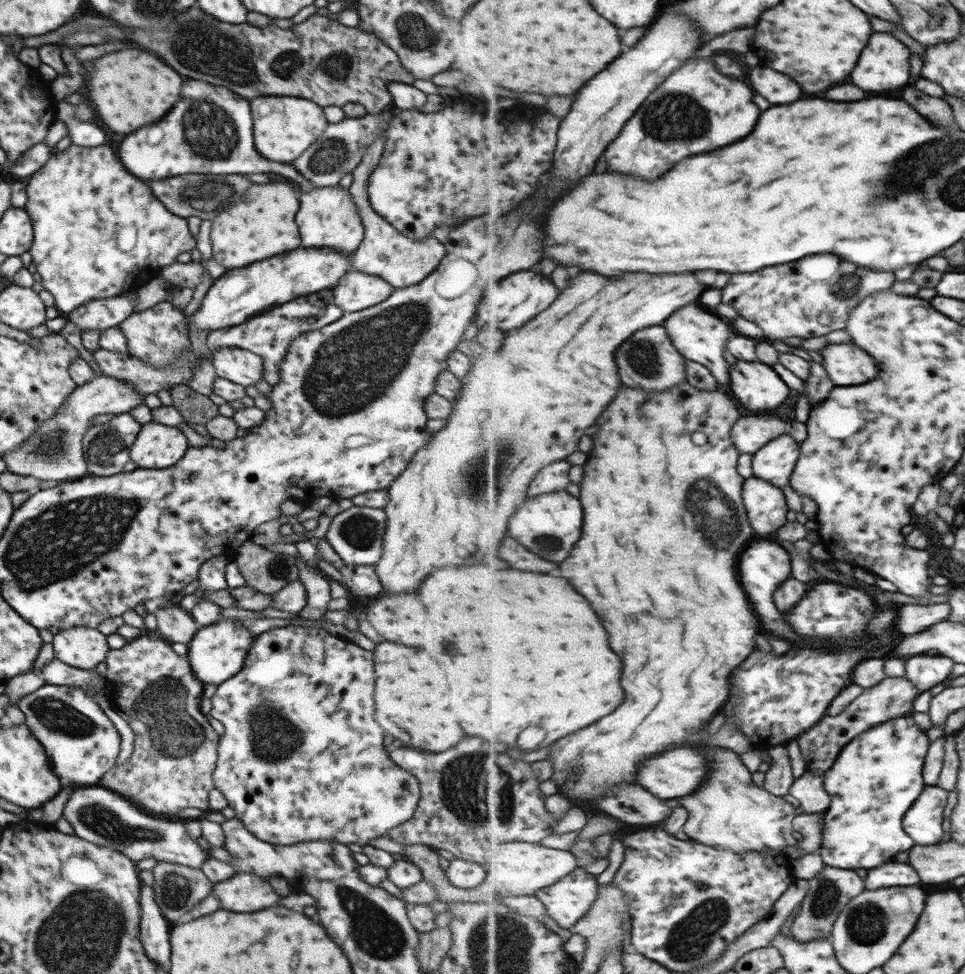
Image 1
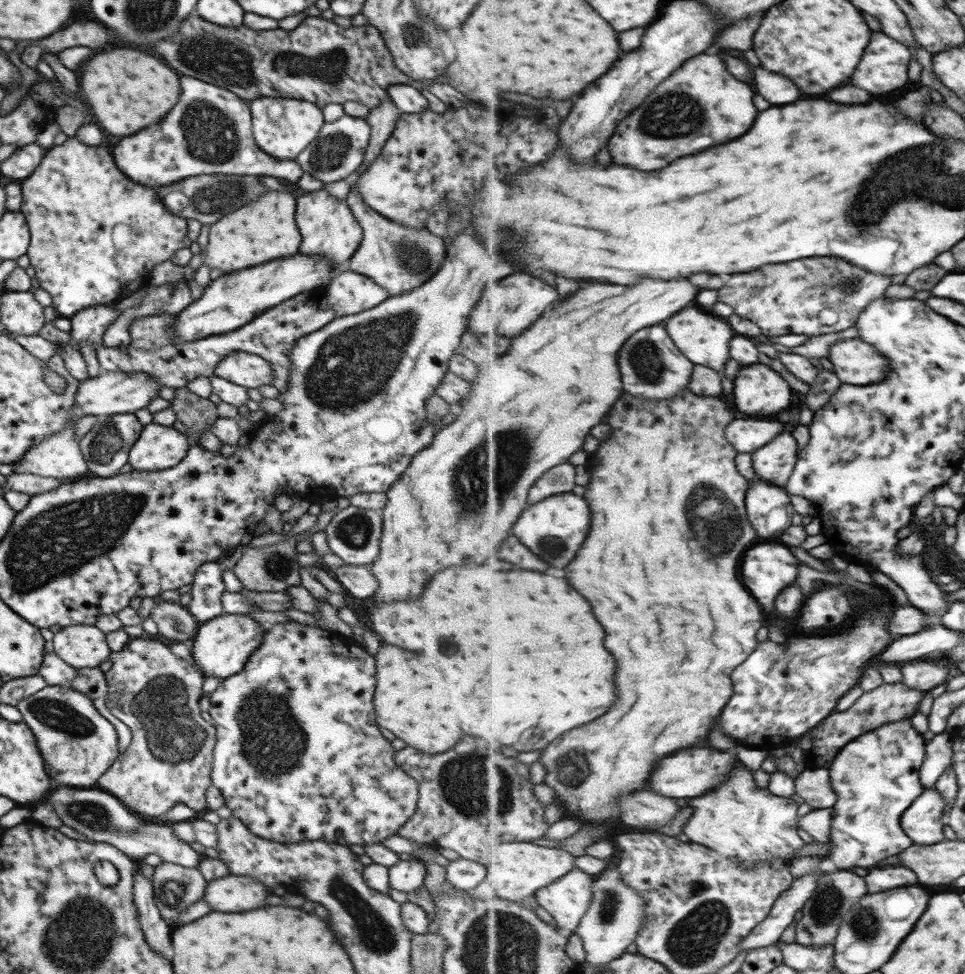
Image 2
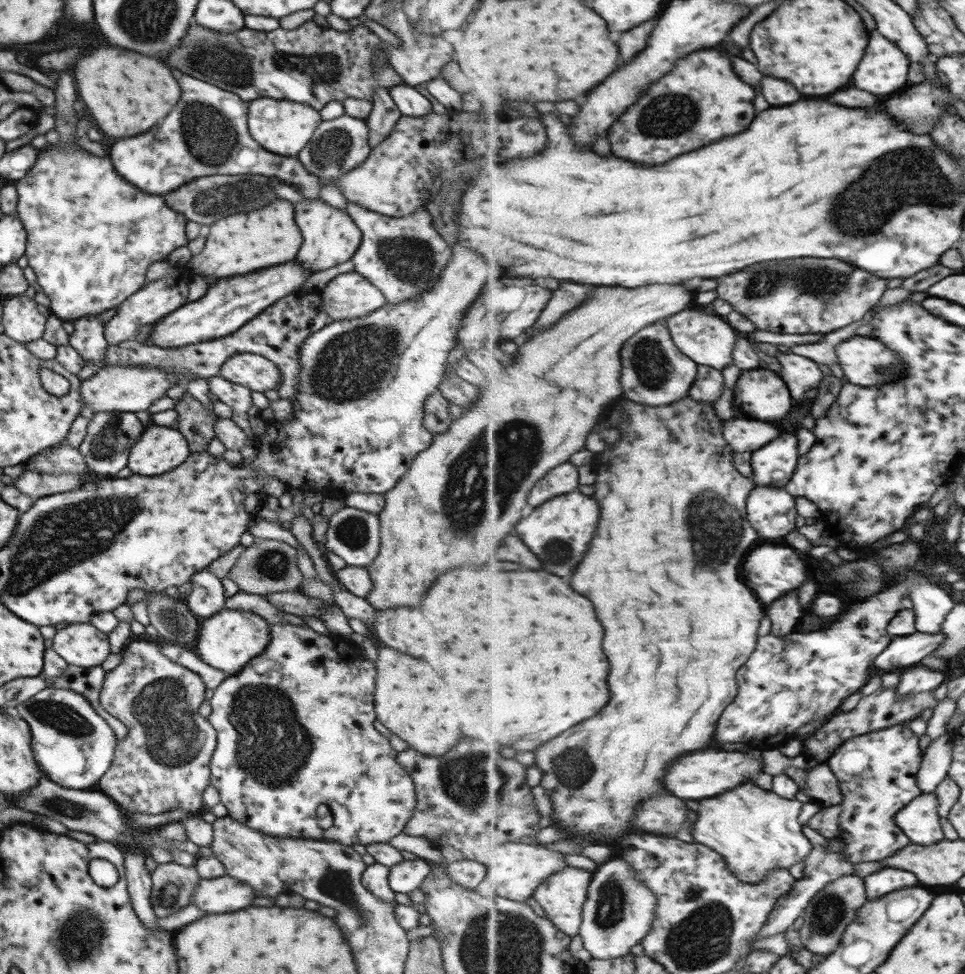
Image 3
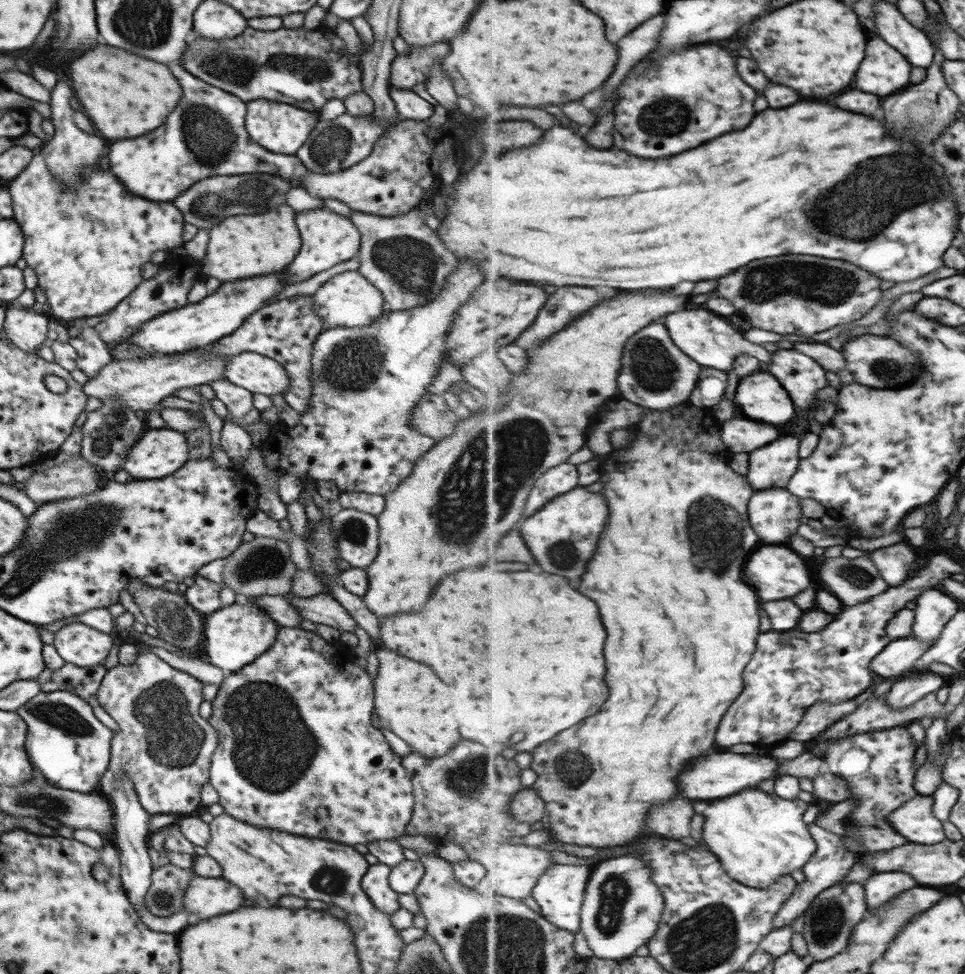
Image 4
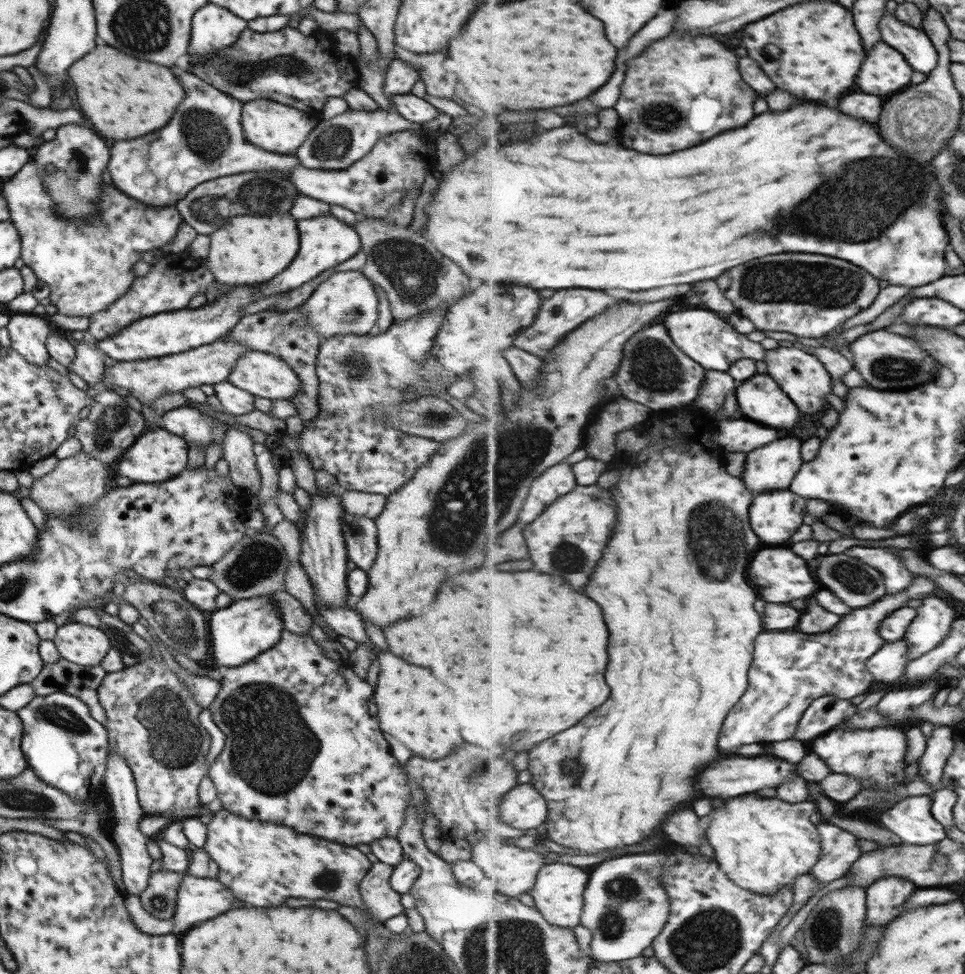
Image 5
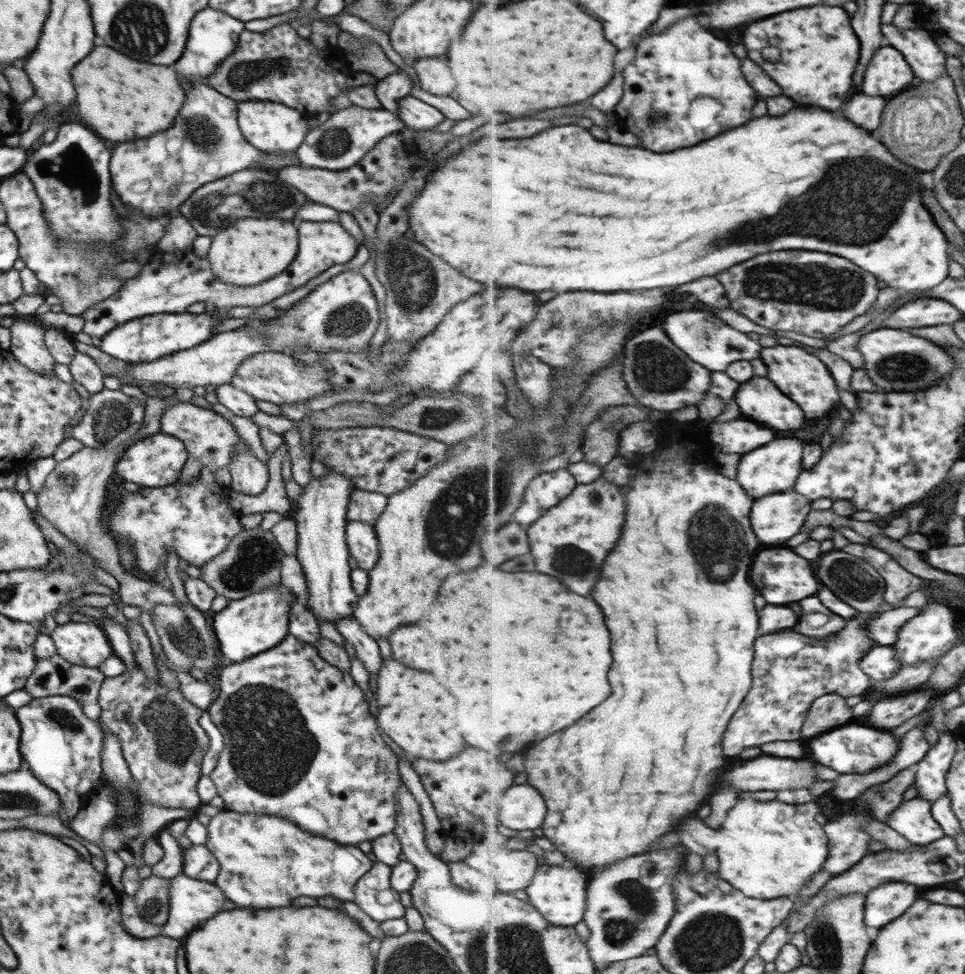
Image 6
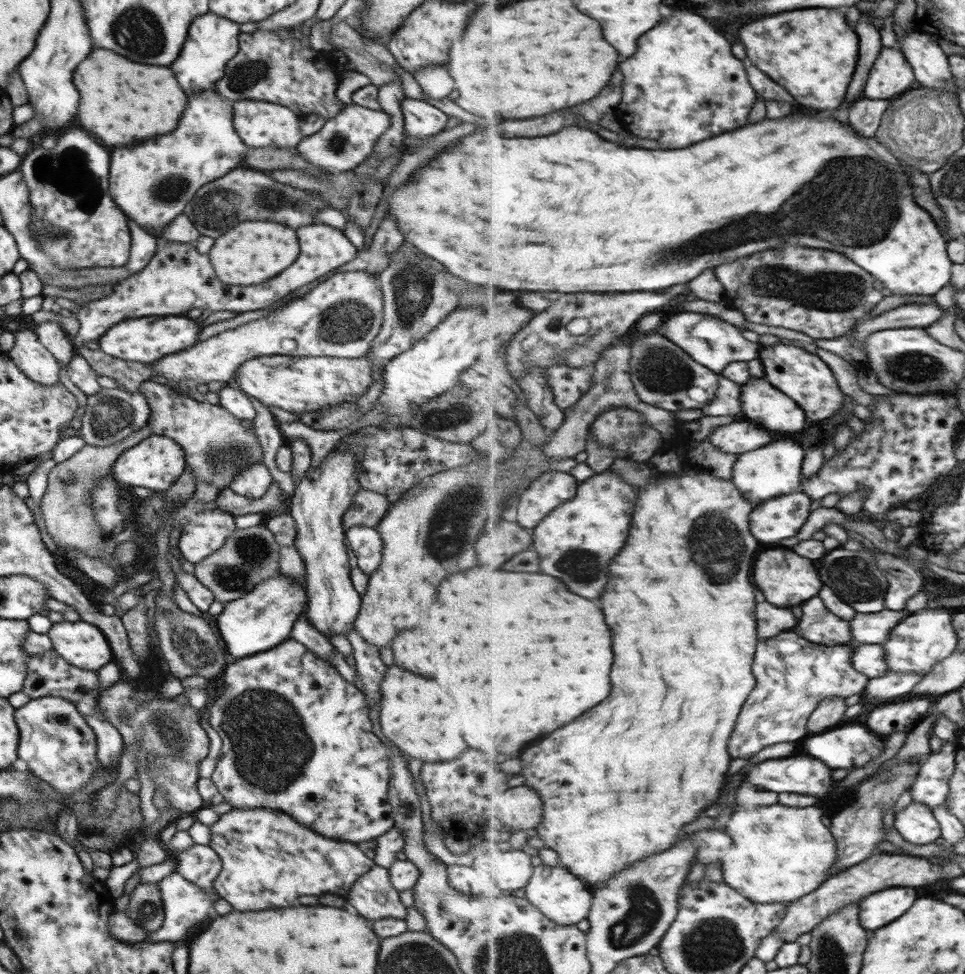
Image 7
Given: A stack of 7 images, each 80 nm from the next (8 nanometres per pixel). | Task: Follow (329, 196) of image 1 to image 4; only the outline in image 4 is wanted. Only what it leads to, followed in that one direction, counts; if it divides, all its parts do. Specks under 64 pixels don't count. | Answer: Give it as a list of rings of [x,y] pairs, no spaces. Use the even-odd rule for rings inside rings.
[[[327,207],[305,210],[305,214],[297,212],[295,224],[297,224],[297,230],[299,230],[299,236],[301,236],[301,250],[293,258],[293,262],[287,266],[287,270],[291,274],[289,280],[287,280],[289,284],[299,282],[303,276],[308,279],[309,276],[323,272],[327,268],[335,266],[335,264],[345,262],[345,260],[357,255],[360,248],[359,232],[347,218],[333,214]]]

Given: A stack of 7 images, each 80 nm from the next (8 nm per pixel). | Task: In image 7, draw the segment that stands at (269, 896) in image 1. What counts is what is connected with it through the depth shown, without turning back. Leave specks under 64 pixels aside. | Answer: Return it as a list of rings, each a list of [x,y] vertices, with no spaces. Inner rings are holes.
[[[175,871],[162,878],[157,884],[161,895],[164,919],[162,925],[157,930],[148,933],[148,937],[143,941],[175,941],[182,938],[198,922],[204,922],[211,917],[212,904],[217,898],[217,894],[214,896],[211,891],[200,889],[195,883],[189,882]]]

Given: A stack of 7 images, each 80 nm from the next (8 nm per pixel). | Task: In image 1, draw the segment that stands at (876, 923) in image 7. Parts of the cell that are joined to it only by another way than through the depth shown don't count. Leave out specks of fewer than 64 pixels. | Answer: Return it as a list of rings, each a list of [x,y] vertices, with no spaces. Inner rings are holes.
[[[889,862],[867,872],[869,872],[865,877],[867,890],[879,890],[889,886],[915,886],[921,882],[917,870],[911,864],[903,862]]]

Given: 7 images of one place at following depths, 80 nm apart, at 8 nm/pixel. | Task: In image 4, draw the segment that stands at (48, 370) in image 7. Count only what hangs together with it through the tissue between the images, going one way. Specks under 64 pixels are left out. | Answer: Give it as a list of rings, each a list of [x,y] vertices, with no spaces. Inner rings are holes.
[[[11,303],[4,310],[2,329],[15,348],[23,350],[25,354],[36,354],[41,345],[44,345],[47,323],[47,314],[36,313],[30,307]]]

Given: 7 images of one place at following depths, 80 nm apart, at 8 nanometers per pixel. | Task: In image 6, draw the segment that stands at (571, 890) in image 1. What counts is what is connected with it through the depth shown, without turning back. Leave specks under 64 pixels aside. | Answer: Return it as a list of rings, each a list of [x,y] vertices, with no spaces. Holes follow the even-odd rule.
[[[541,863],[536,872],[534,881],[526,894],[535,908],[542,911],[543,916],[557,926],[575,927],[584,921],[588,903],[589,874],[579,870],[577,866],[569,864],[547,865]]]

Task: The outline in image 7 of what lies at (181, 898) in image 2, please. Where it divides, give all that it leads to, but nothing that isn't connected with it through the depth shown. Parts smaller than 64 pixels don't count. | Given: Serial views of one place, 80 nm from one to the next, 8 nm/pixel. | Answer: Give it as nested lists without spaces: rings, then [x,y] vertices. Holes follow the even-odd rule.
[[[137,883],[130,892],[126,908],[129,918],[147,932],[157,930],[163,922],[164,912],[157,883]]]

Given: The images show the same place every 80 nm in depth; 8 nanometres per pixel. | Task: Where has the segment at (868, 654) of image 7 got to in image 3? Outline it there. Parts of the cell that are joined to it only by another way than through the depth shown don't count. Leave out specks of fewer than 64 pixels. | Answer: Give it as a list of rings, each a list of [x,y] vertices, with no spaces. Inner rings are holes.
[[[917,632],[904,637],[893,637],[891,644],[875,659],[875,667],[886,671],[901,672],[919,665],[925,656],[936,652],[944,645],[946,634],[927,634]]]

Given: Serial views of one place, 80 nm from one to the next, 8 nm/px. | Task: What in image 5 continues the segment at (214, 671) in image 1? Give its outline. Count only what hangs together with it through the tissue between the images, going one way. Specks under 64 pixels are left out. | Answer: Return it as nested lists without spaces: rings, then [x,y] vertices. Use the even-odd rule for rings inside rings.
[[[269,595],[235,599],[229,606],[214,609],[207,620],[210,663],[221,669],[243,665],[271,648],[281,636],[282,620]]]

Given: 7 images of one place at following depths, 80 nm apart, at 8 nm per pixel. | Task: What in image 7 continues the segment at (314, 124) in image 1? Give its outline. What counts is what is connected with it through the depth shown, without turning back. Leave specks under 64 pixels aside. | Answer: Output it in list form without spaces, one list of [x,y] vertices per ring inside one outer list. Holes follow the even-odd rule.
[[[232,101],[232,125],[239,134],[241,142],[253,148],[293,148],[301,140],[299,134],[299,120],[297,114],[282,104],[270,103],[269,101]]]

